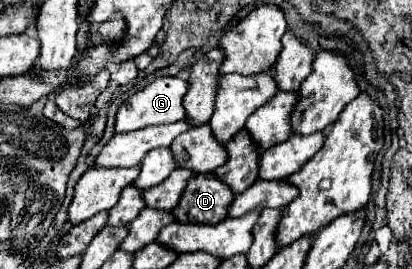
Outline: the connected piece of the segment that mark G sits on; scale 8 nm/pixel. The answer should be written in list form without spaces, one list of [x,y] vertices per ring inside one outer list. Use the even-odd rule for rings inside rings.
[[[165,76],[157,78],[151,82],[147,88],[141,92],[129,96],[117,110],[117,122],[115,122],[115,132],[125,134],[125,132],[135,132],[147,126],[155,124],[173,124],[183,120],[183,92],[187,92],[187,82],[183,82],[177,76]]]

